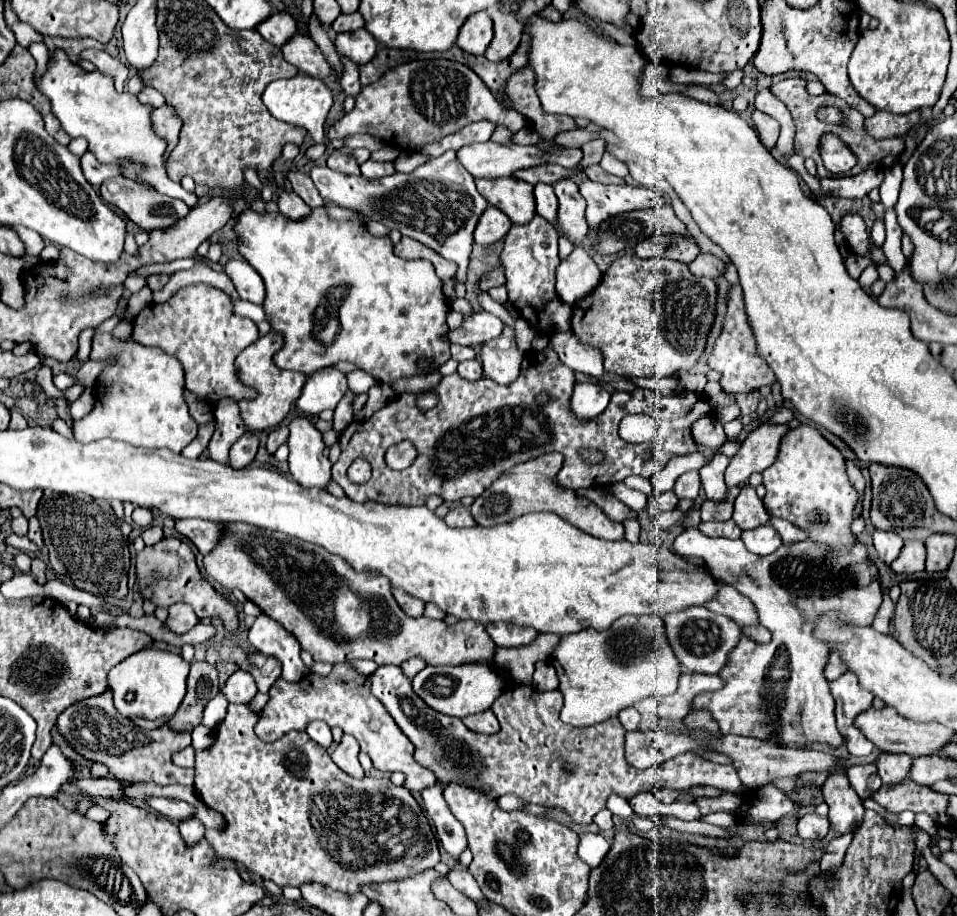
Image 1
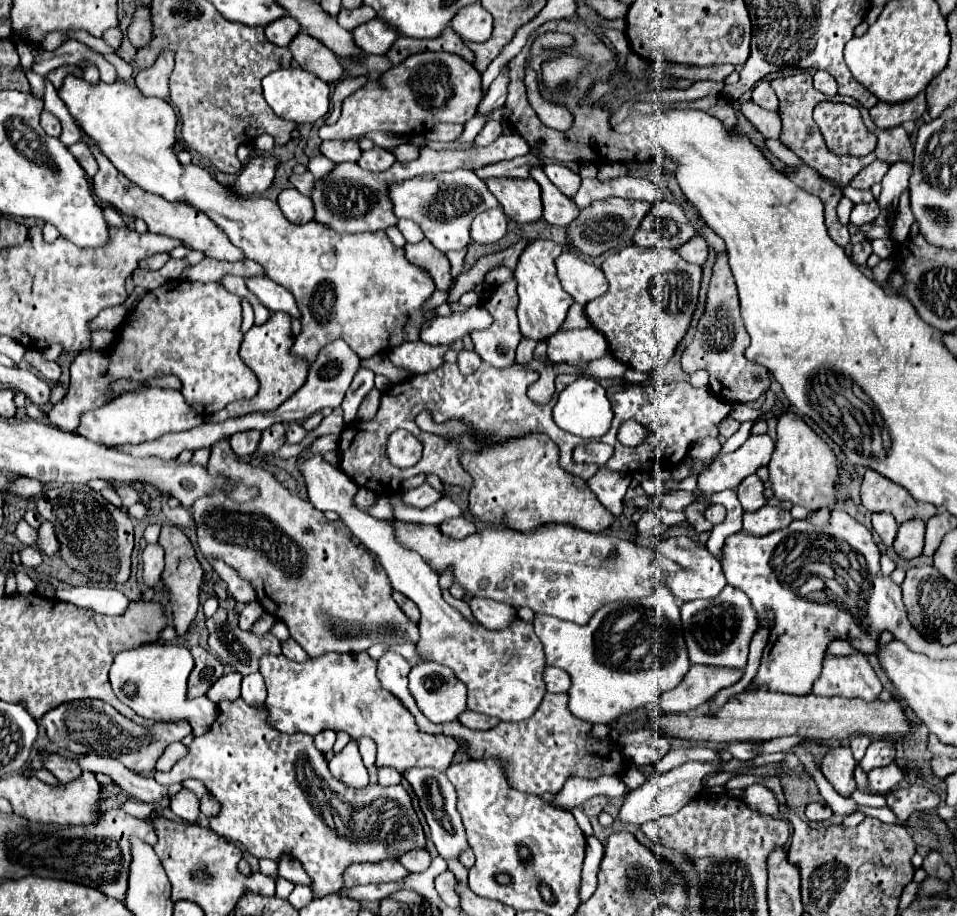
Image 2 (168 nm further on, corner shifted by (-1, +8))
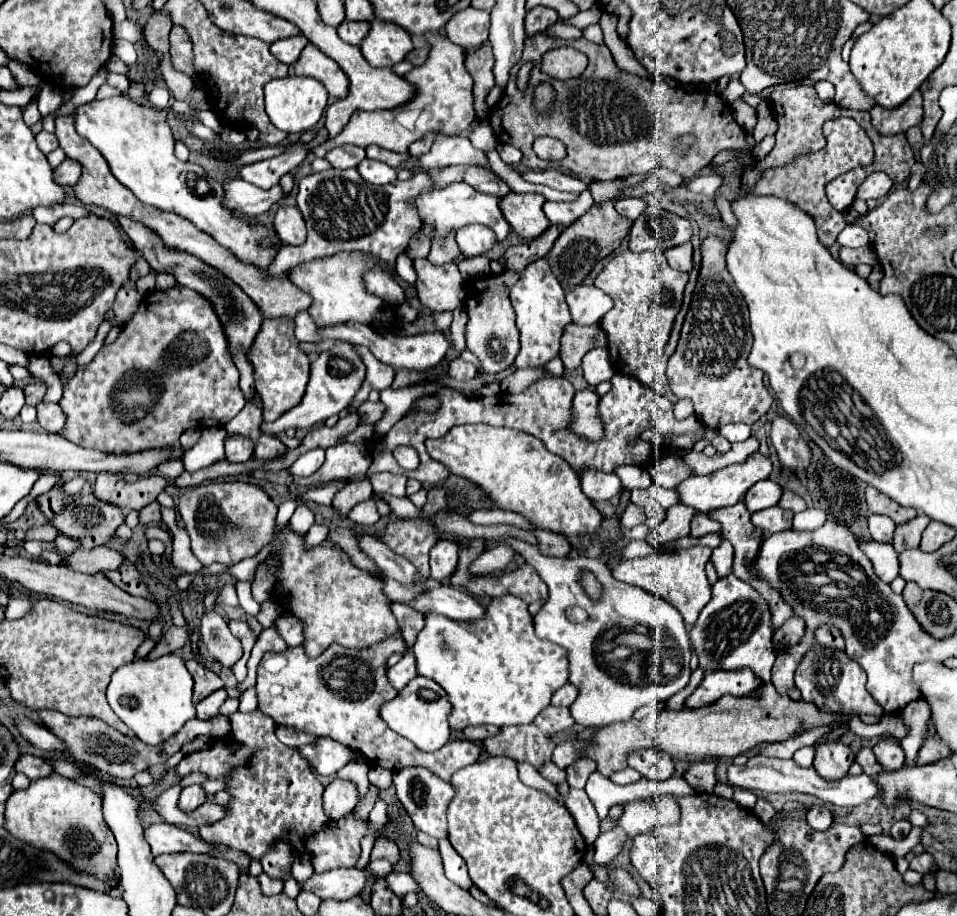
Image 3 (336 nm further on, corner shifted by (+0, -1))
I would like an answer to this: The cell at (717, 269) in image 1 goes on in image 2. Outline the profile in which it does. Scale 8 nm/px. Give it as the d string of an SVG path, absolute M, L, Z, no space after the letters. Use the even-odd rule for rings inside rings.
M695 235L691 241L687 241L687 245L679 247L679 255L693 265L703 265L709 257L709 247L705 243L705 239L701 235Z

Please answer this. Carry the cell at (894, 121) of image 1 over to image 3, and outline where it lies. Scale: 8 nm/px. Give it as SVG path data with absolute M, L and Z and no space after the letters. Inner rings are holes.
M916 90L902 106L898 108L882 108L874 106L870 110L872 126L886 136L894 136L898 132L906 132L910 126L918 126L922 122L922 94Z

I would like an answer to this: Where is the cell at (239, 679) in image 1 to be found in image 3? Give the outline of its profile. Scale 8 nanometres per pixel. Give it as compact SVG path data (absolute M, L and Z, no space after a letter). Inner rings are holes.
M216 690L214 694L206 696L204 700L200 700L196 704L196 718L198 720L210 720L210 718L218 716L218 708L222 706L224 700L226 700L226 692L224 690Z

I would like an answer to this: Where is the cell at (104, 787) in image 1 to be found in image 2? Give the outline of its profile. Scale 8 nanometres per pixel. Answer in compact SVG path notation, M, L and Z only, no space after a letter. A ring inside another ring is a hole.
M49 753L45 759L45 769L49 769L57 779L61 779L61 783L69 783L81 777L81 769L75 765L75 761L71 761L69 757L57 755L57 753Z

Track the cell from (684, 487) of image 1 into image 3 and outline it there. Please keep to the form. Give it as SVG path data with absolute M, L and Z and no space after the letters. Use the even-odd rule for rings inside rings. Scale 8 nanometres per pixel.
M744 423L728 424L718 431L729 442L741 442L751 436L751 427Z

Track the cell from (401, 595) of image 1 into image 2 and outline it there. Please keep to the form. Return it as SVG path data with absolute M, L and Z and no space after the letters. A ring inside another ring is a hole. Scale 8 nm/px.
M393 591L393 597L395 597L397 605L401 607L401 611L403 611L411 621L419 621L419 609L417 609L417 605L415 605L411 599L403 597L403 593L397 593L397 591Z

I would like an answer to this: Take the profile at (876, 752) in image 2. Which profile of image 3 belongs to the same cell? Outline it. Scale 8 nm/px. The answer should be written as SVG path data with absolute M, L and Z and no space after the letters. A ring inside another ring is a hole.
M884 738L872 750L886 772L894 772L904 766L904 748L900 746L900 742L896 742L892 738Z

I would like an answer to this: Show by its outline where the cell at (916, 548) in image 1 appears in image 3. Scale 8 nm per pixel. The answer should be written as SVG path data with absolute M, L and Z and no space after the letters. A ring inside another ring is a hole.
M920 514L916 518L912 518L910 522L904 522L896 528L894 532L894 540L892 540L892 546L894 550L906 550L906 548L918 548L920 546L920 536L922 532L926 530L930 518Z

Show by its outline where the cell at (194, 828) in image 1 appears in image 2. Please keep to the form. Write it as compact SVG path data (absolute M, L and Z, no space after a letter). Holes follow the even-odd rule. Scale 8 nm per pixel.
M181 789L175 797L173 797L173 801L171 801L171 811L177 815L177 817L181 817L183 821L187 821L187 823L197 823L197 817L199 817L199 799L191 793L191 791L187 791L187 789Z

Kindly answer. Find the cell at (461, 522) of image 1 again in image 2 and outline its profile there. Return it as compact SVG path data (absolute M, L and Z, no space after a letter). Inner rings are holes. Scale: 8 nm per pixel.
M465 515L447 519L447 521L443 521L439 527L441 527L443 533L447 533L447 535L451 535L451 537L467 537L469 533L475 533L475 531L477 531L475 523L473 523L469 517L465 517Z

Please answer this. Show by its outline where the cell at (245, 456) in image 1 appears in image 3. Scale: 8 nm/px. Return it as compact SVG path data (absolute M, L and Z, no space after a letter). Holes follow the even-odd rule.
M226 438L226 460L228 462L248 462L254 454L254 442L250 438Z

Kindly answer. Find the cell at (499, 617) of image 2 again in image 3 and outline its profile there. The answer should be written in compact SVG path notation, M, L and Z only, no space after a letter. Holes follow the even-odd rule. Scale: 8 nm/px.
M450 584L422 592L418 598L410 600L408 606L420 614L436 612L454 620L474 620L484 614L484 608L476 598L458 588L450 588Z

